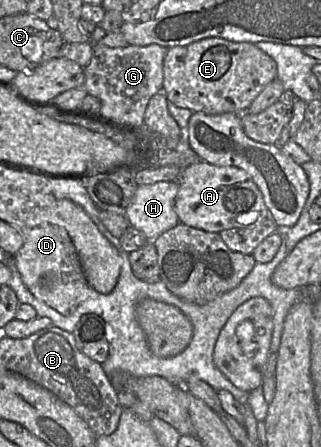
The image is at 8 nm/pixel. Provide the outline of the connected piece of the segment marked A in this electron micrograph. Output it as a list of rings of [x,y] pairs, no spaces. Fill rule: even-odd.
[[[199,160],[184,168],[177,182],[179,189],[174,206],[179,223],[219,233],[234,227],[257,225],[261,220],[270,217],[259,188],[240,168],[217,166]]]

